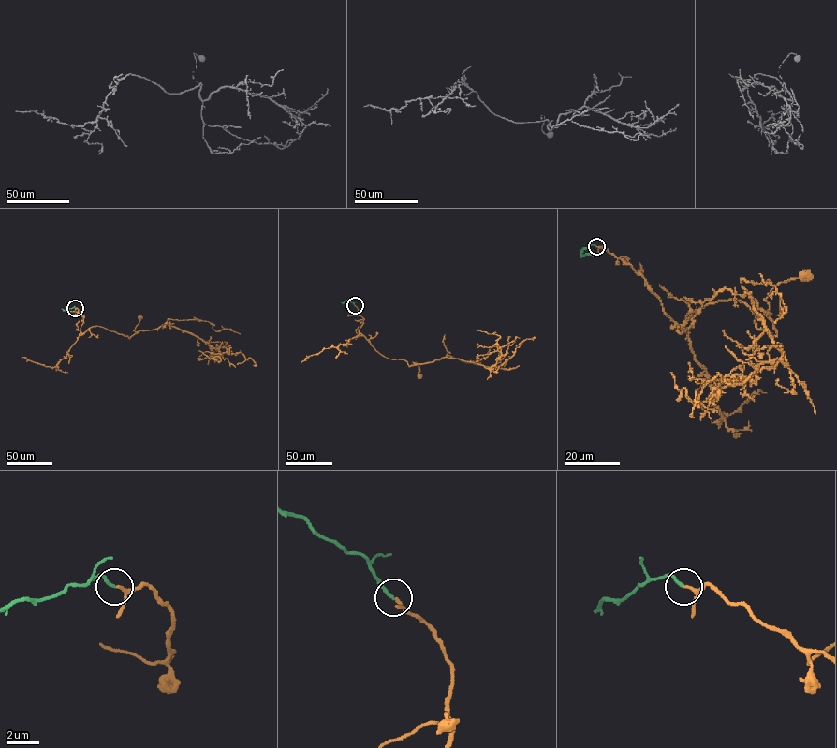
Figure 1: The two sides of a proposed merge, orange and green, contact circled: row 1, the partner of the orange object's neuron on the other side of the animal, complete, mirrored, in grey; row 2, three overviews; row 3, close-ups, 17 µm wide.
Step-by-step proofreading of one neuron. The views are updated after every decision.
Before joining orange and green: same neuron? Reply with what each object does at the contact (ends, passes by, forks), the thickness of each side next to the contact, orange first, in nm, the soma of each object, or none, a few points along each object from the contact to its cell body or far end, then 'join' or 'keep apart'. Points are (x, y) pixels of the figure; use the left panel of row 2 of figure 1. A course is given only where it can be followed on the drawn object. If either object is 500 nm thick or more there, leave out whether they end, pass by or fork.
orange passes by; green ends; calibres 120 and 190 nm; soma orange (140, 317); soma green none; course orange (75, 308), (84, 316), (80, 335), (91, 327), (99, 326), (129, 338), (138, 331), (133, 330), (140, 318); course green (75, 308), (66, 311), (61, 309); join

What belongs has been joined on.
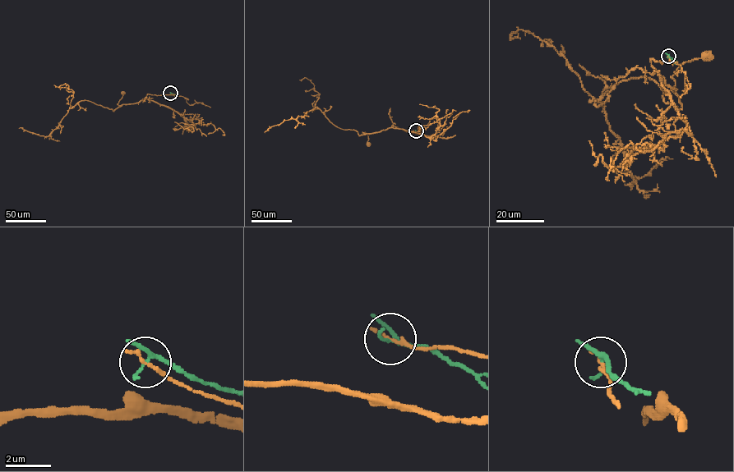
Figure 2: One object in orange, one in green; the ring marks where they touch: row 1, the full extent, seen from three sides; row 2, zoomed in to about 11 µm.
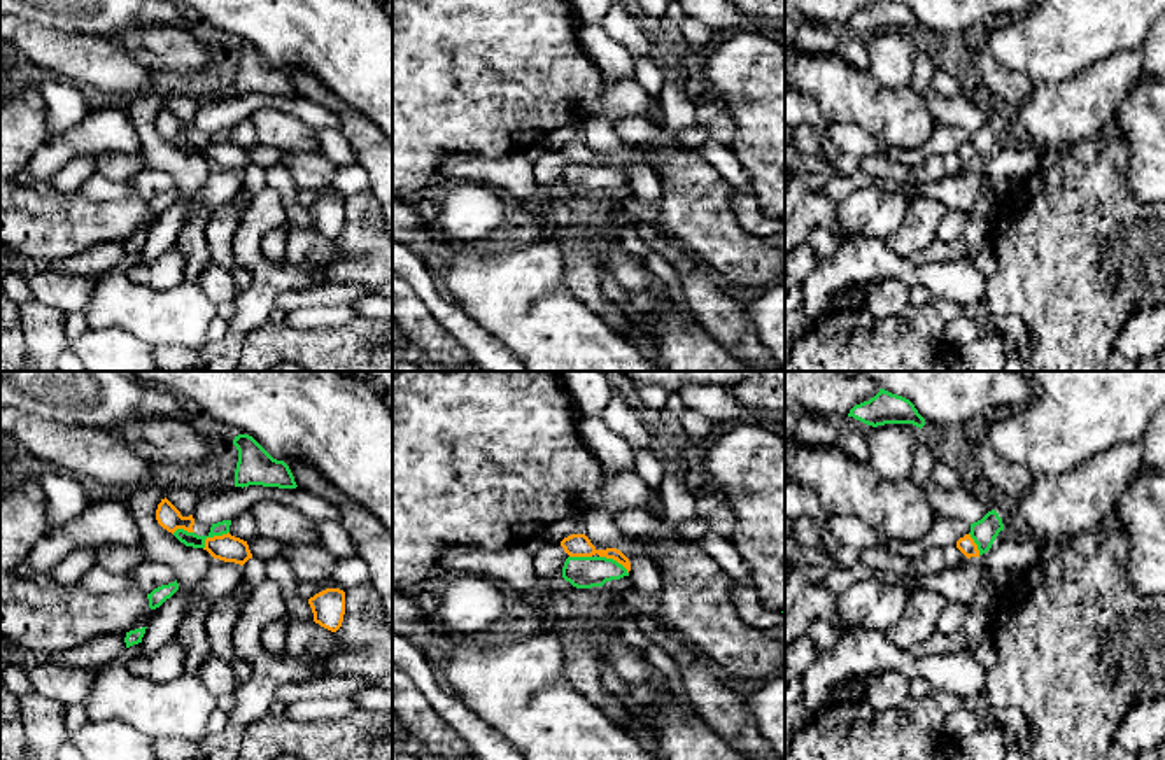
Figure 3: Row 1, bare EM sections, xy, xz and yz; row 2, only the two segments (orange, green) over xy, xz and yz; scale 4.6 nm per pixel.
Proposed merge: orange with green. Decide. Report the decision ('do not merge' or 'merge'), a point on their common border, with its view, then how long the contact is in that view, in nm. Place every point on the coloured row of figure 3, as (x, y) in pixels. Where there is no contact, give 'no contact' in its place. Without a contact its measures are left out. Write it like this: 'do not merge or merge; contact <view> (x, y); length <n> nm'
do not merge; contact xy (214, 536); length 150 nm

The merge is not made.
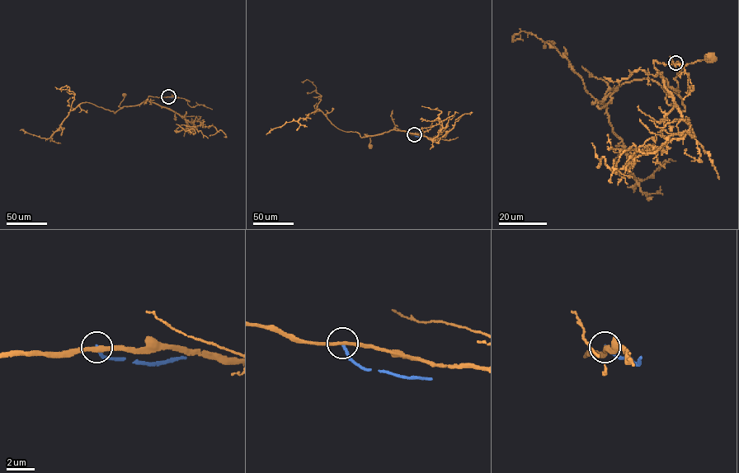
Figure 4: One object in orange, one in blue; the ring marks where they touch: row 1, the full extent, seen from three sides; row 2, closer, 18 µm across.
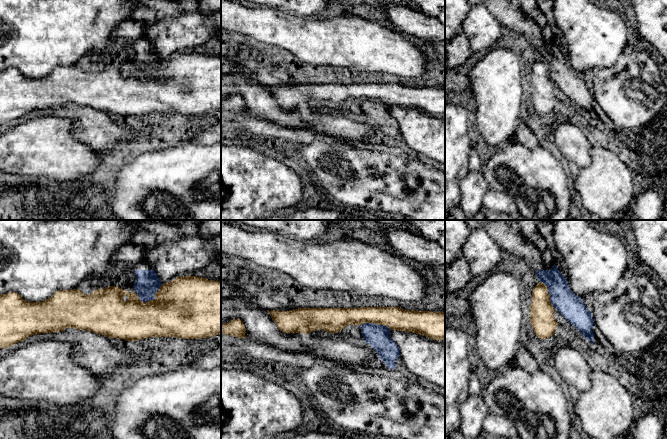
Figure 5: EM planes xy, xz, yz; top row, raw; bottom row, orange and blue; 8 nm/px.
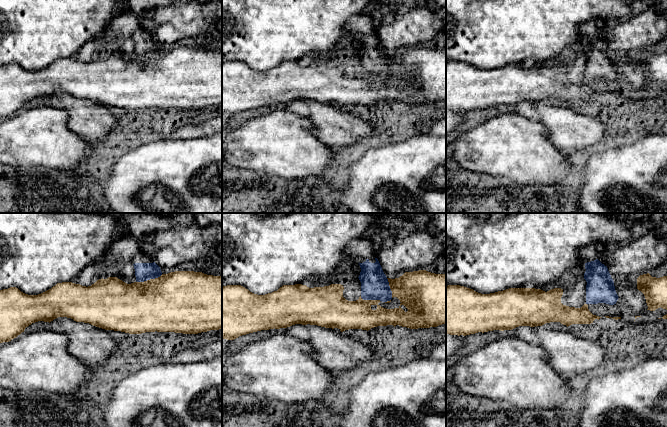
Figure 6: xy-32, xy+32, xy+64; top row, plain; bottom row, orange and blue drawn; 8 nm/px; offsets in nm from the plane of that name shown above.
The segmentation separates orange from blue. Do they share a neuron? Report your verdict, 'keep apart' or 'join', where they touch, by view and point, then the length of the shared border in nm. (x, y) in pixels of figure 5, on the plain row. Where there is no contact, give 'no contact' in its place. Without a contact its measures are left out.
keep apart | xy (150, 76) | 240 nm

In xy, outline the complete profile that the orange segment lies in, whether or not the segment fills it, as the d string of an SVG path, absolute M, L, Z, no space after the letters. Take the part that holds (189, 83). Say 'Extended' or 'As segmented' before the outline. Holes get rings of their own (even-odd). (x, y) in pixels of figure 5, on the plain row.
As segmented. M198 52L176 53L163 59L155 75L139 76L135 68L109 62L85 71L78 65L59 66L41 78L28 78L19 70L0 71L0 125L27 113L66 104L90 107L109 114L138 117L149 113L200 115L221 110L221 57Z

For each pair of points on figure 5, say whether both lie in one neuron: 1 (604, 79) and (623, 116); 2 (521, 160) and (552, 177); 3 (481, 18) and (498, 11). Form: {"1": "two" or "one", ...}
{"1": "one", "2": "one", "3": "two"}

